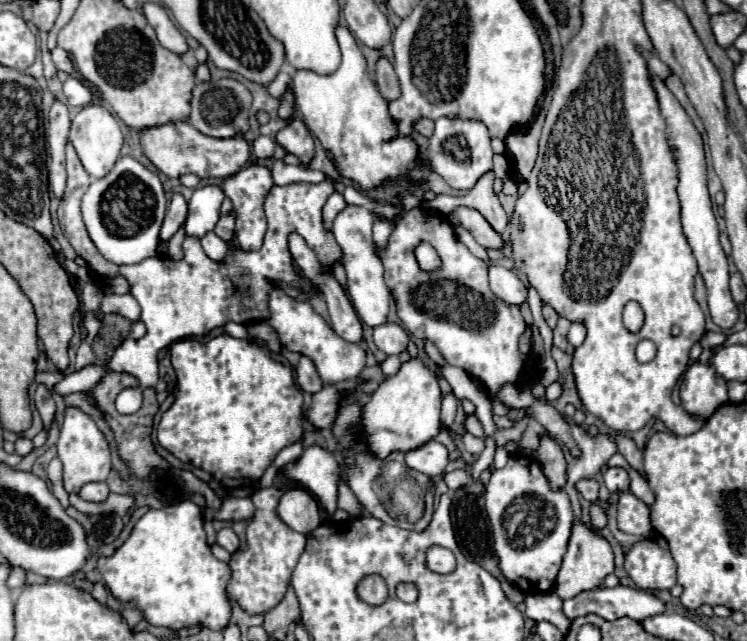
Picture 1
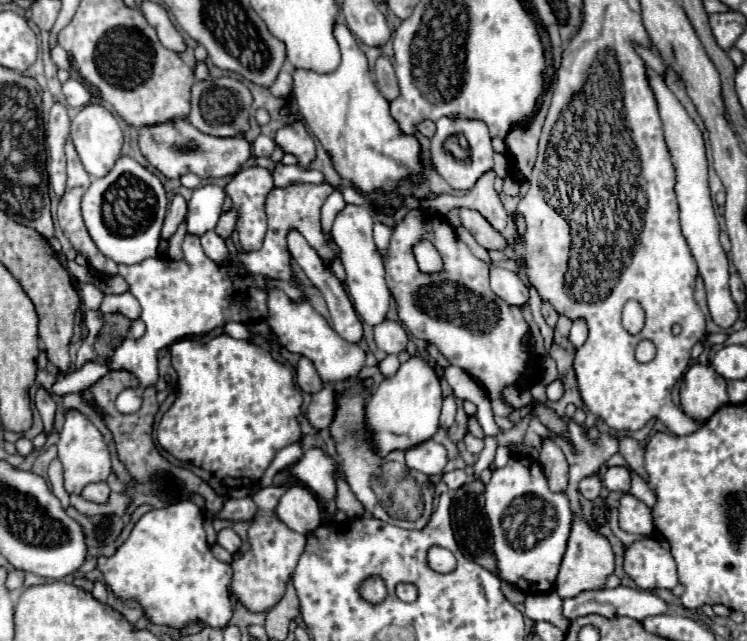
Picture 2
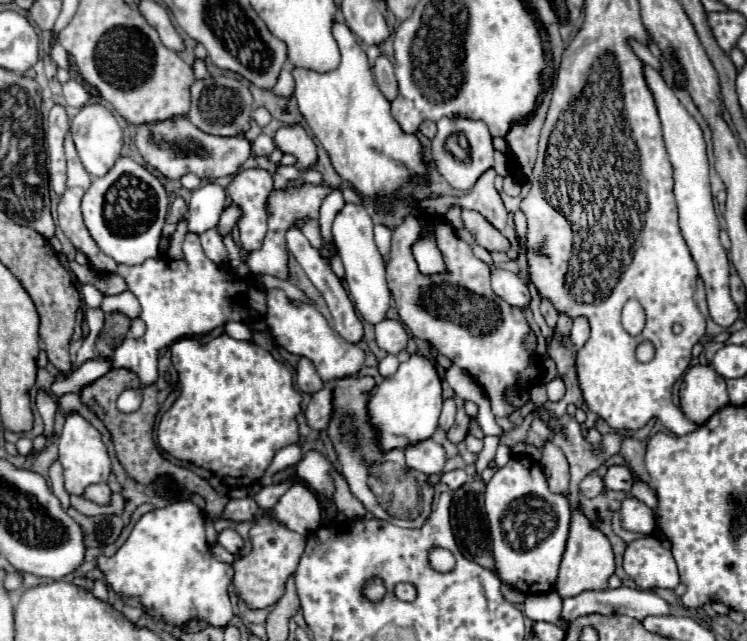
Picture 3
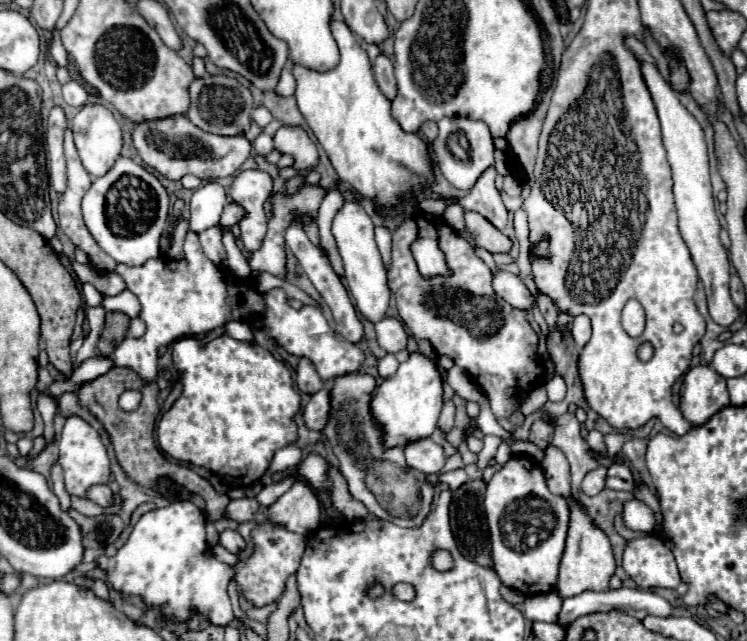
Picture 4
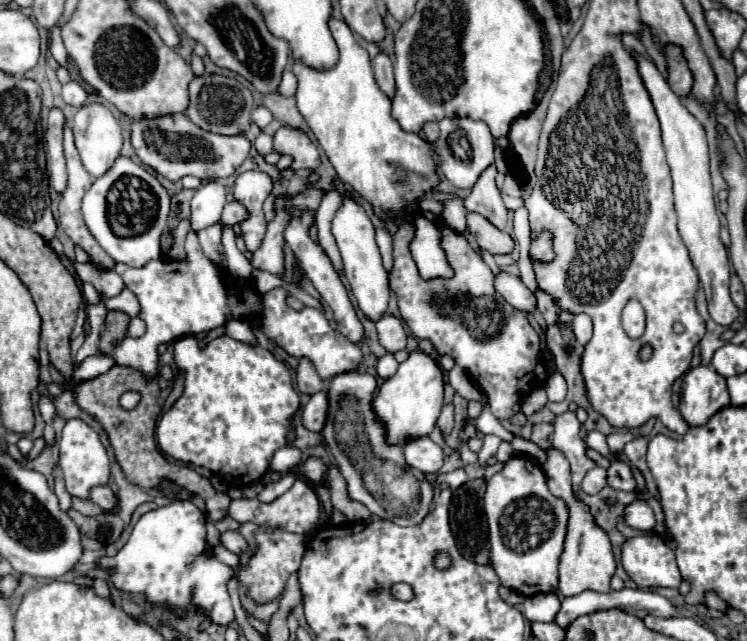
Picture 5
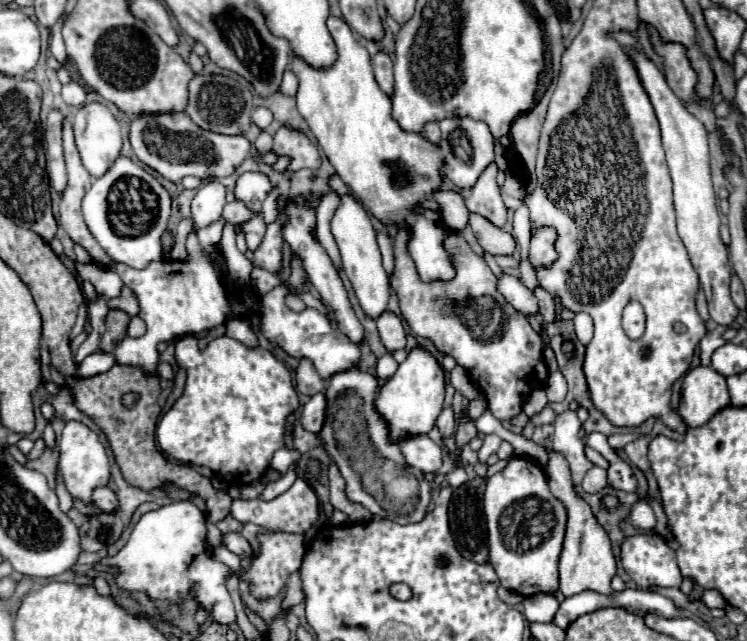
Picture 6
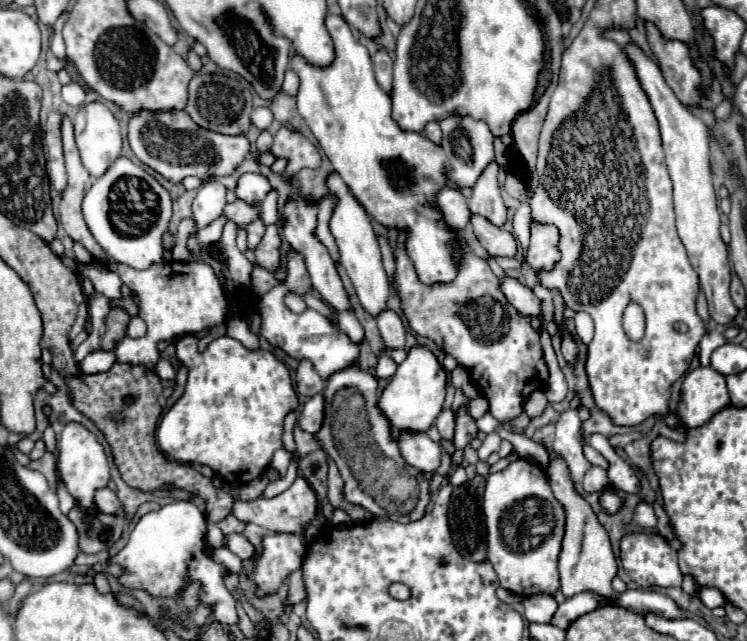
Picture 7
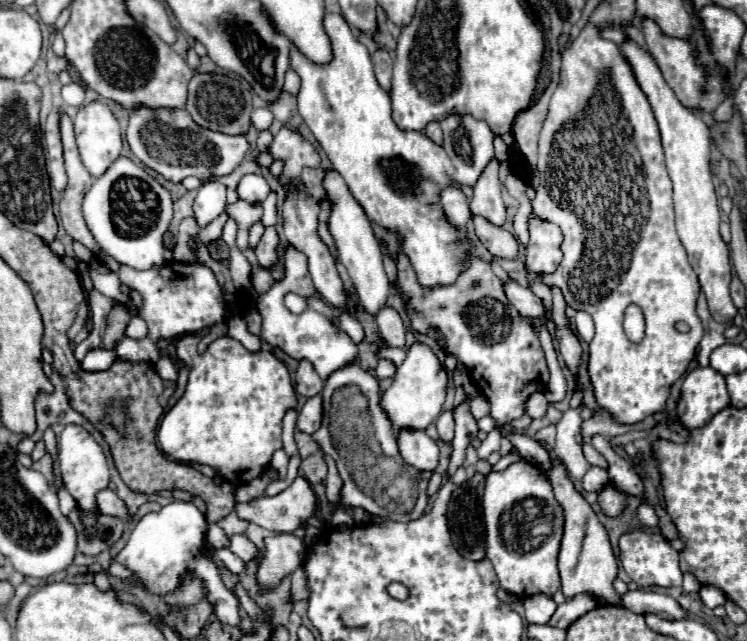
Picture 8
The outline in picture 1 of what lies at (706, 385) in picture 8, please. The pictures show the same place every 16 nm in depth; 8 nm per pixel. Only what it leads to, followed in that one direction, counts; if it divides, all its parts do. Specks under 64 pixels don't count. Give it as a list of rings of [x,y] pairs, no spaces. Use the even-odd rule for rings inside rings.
[[[692,364],[680,386],[682,408],[696,418],[710,418],[722,404],[726,404],[726,380],[708,364]]]

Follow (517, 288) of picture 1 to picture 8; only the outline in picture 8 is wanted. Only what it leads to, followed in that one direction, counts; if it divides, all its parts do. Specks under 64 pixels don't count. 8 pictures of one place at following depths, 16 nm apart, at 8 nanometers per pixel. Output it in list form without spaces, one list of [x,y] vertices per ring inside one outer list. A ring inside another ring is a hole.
[[[514,280],[506,282],[504,284],[504,290],[506,290],[506,296],[508,300],[512,302],[512,306],[524,316],[524,318],[530,318],[530,320],[546,320],[546,312],[544,312],[544,306],[542,306],[542,300],[538,296],[532,294],[530,288],[522,288],[520,284],[516,284]]]

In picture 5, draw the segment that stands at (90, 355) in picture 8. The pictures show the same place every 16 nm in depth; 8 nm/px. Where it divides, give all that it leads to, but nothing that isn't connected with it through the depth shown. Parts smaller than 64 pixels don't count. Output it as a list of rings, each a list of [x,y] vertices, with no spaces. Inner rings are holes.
[[[94,354],[94,356],[88,356],[84,362],[76,368],[76,372],[72,375],[72,382],[81,382],[82,380],[88,380],[88,378],[94,378],[94,376],[100,376],[104,372],[108,372],[110,368],[114,366],[114,358],[110,354]]]

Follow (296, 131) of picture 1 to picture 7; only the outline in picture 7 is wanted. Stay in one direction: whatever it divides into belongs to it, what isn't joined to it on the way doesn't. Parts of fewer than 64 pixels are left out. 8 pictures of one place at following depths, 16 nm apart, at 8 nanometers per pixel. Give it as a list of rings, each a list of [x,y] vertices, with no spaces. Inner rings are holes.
[[[286,126],[280,128],[280,132],[274,136],[274,144],[270,152],[276,158],[284,158],[288,164],[284,168],[284,178],[294,178],[302,168],[318,168],[320,166],[320,154],[312,142],[308,142],[300,132],[290,130]]]

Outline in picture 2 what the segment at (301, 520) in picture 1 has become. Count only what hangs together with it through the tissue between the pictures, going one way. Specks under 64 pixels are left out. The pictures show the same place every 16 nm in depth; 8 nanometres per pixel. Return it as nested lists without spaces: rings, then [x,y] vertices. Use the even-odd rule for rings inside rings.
[[[297,483],[280,498],[280,504],[276,504],[276,516],[294,532],[308,534],[308,524],[310,532],[320,526],[320,504],[308,488]]]

